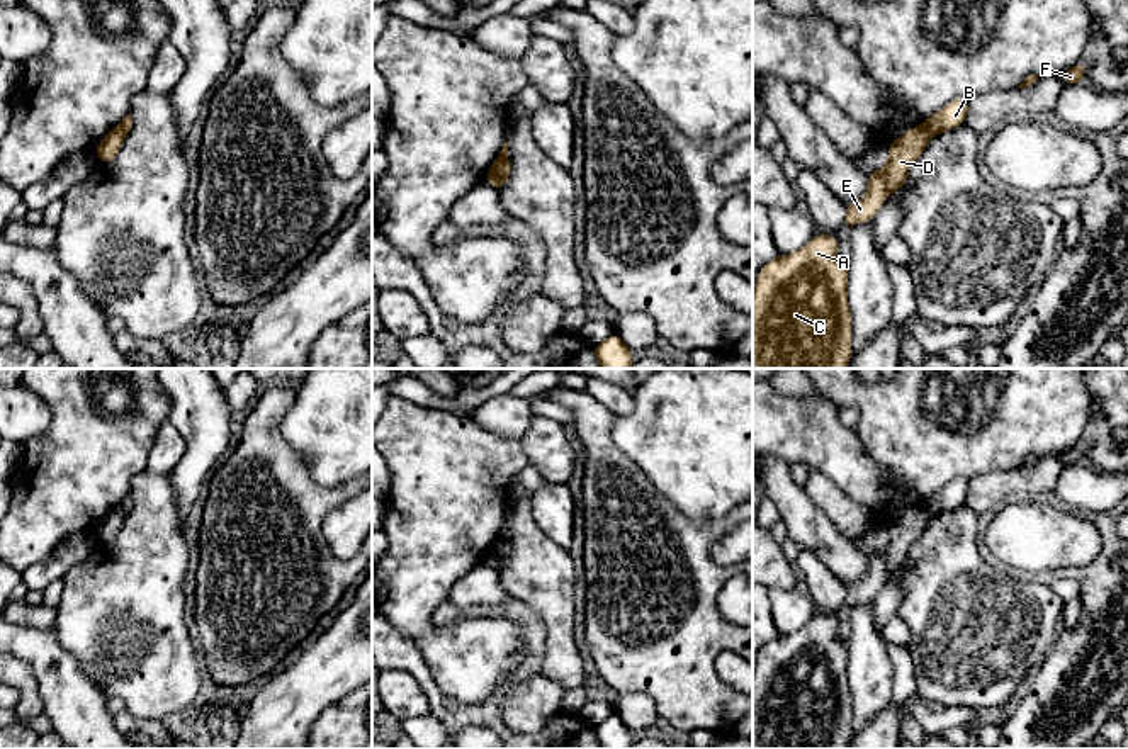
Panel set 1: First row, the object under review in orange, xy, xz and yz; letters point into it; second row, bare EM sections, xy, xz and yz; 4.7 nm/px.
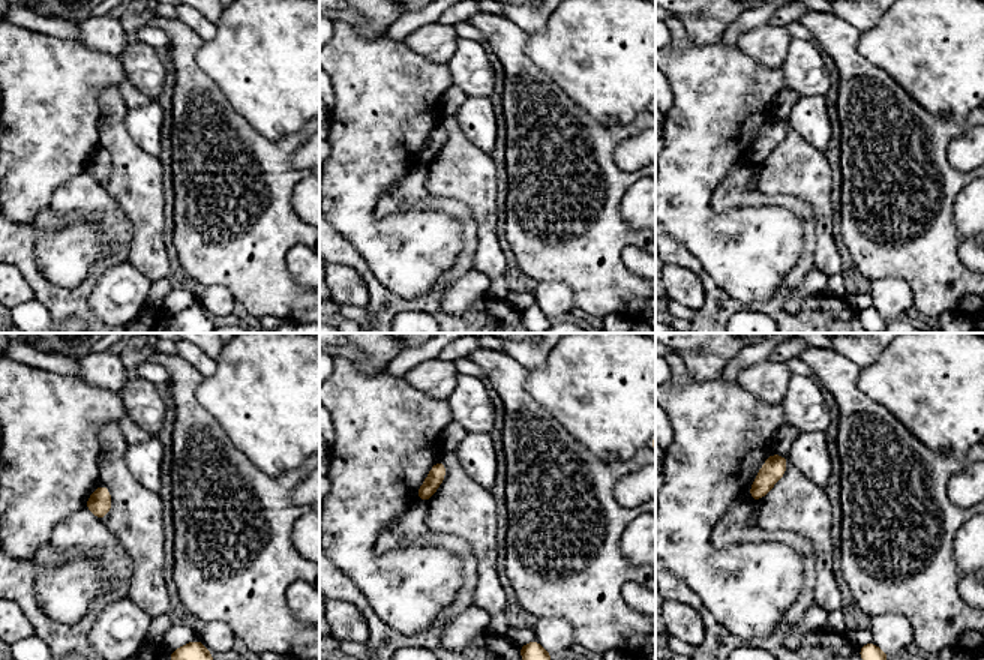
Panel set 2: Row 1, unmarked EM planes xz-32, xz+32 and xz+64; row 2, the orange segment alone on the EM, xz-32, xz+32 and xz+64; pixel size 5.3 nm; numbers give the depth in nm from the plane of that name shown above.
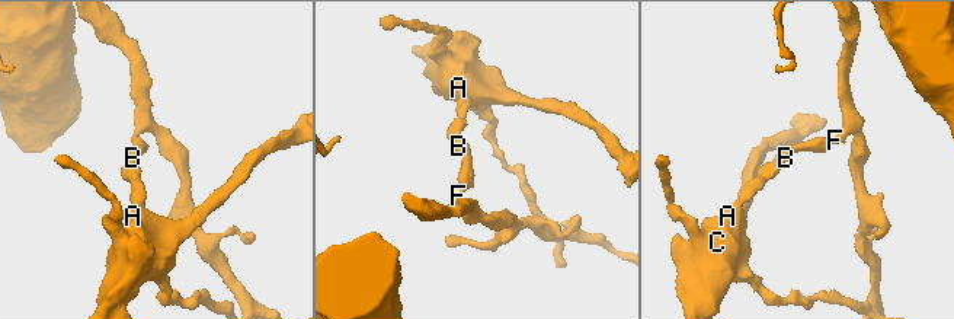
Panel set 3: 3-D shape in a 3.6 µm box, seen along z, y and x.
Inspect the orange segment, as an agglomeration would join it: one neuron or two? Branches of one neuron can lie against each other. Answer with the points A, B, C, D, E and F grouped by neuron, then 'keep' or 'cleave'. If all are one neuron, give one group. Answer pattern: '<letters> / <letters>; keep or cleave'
A C D E / B F; cleave

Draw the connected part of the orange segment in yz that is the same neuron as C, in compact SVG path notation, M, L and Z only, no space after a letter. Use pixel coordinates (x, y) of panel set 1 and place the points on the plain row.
M814 617L804 628L759 650L753 688L753 749L846 749L851 739L848 644L836 635L838 618Z

